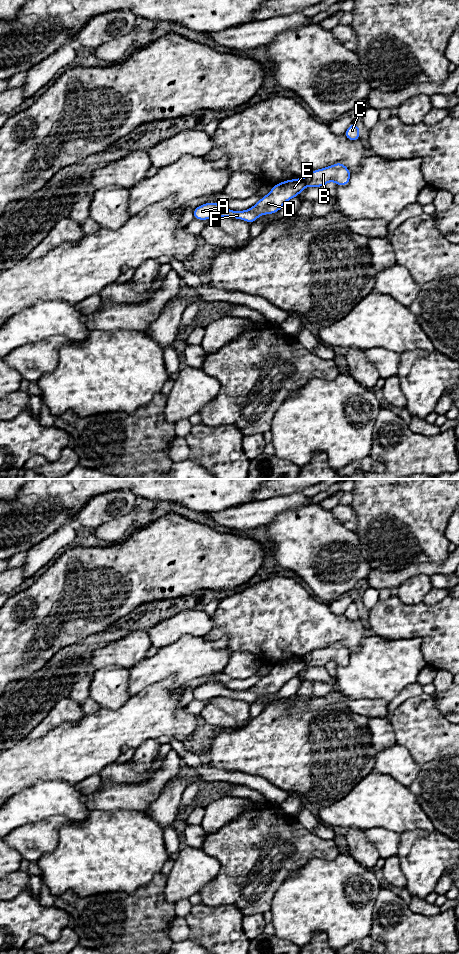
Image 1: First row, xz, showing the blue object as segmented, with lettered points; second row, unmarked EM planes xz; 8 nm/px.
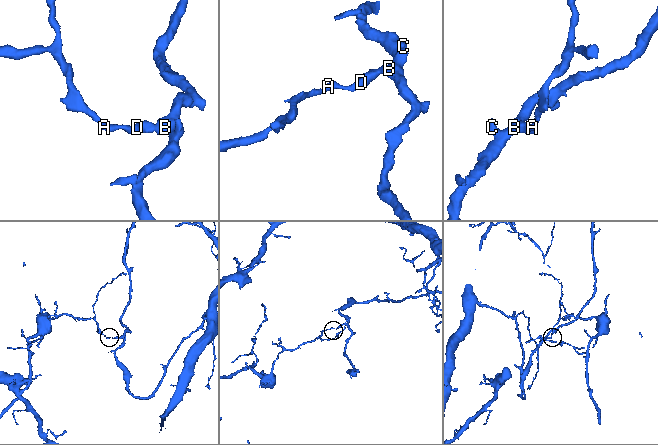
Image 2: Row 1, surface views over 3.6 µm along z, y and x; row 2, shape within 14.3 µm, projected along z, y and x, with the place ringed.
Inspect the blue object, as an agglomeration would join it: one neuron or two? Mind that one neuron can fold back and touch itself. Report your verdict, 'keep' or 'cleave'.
cleave

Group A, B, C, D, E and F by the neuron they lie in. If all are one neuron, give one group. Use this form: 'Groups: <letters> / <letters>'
Groups: A D E F / B C

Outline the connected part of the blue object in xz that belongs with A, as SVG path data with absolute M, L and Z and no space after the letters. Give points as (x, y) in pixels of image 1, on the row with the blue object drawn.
M302 178L285 180L275 184L271 191L248 210L233 211L216 202L204 203L193 210L195 220L209 220L213 217L230 217L252 224L265 214L276 214L284 204L297 197L306 187Z

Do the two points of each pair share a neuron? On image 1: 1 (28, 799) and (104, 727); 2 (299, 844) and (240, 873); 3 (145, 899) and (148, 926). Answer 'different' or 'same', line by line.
1: different
2: same
3: same

